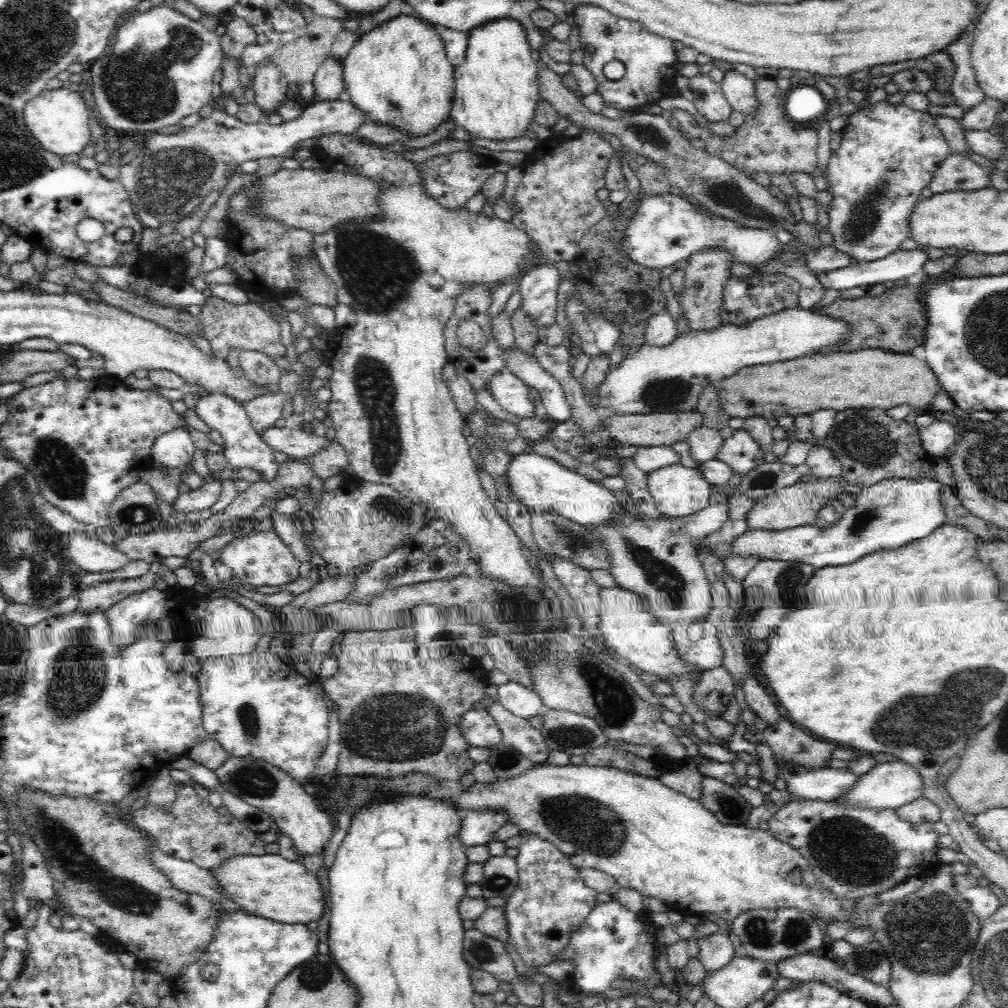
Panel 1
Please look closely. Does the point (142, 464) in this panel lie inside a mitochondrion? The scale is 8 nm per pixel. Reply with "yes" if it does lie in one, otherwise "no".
no

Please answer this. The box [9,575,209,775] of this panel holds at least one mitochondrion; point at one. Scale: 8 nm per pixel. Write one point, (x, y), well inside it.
(81, 680)

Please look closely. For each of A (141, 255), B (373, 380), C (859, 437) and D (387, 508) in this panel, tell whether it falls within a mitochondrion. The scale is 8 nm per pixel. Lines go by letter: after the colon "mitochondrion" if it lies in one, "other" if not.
A: other
B: mitochondrion
C: mitochondrion
D: mitochondrion

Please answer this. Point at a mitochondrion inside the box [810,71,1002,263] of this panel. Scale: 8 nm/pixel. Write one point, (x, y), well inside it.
(863, 218)

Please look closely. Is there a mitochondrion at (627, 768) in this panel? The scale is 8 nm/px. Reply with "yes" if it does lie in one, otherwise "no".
no

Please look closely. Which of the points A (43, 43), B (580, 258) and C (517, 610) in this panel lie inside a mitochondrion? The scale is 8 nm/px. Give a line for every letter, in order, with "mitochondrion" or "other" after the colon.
A: mitochondrion
B: other
C: mitochondrion

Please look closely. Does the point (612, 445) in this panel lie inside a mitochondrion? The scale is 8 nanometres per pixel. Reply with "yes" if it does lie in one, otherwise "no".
no

